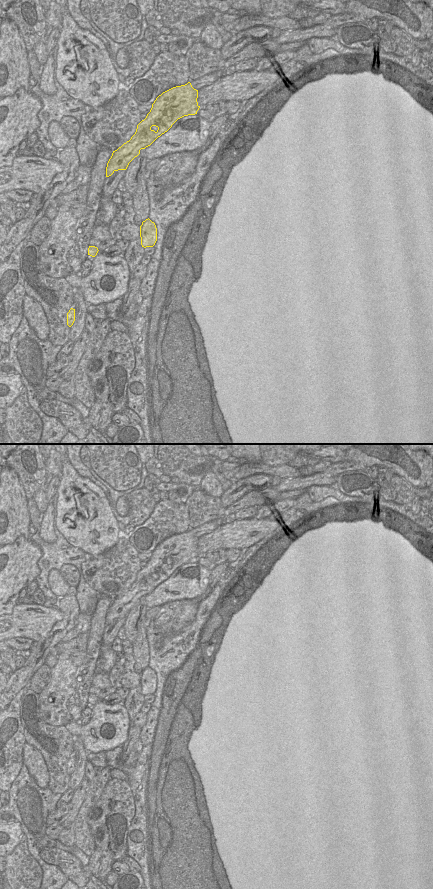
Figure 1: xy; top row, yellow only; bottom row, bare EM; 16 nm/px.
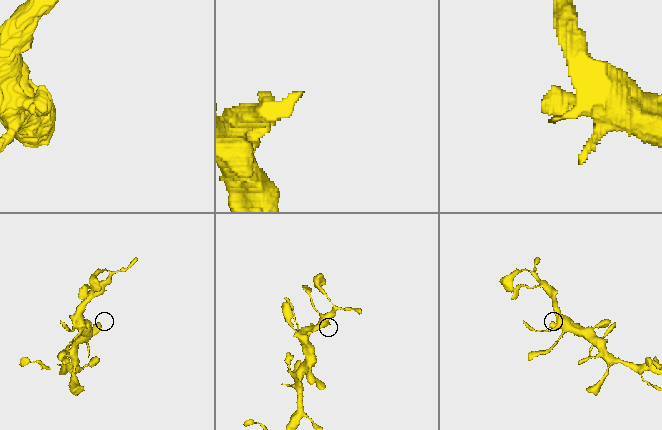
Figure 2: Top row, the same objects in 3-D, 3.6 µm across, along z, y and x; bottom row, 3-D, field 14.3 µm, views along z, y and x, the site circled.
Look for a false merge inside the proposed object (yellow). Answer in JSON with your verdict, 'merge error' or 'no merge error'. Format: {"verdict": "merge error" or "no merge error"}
{"verdict": "no merge error"}

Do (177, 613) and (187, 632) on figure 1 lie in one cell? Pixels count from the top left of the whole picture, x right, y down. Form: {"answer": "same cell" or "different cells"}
{"answer": "different cells"}

